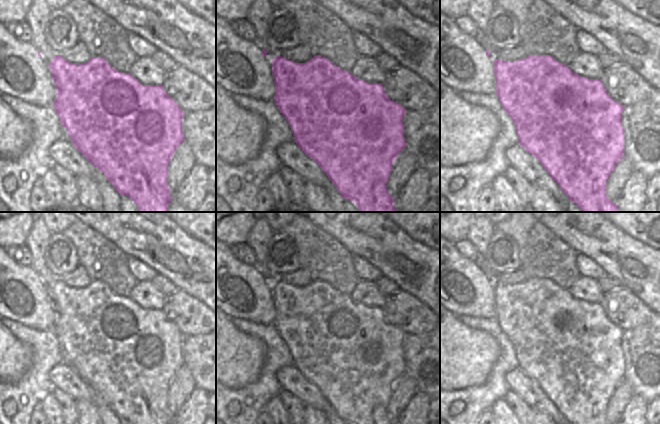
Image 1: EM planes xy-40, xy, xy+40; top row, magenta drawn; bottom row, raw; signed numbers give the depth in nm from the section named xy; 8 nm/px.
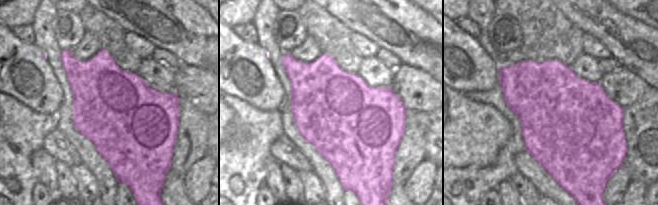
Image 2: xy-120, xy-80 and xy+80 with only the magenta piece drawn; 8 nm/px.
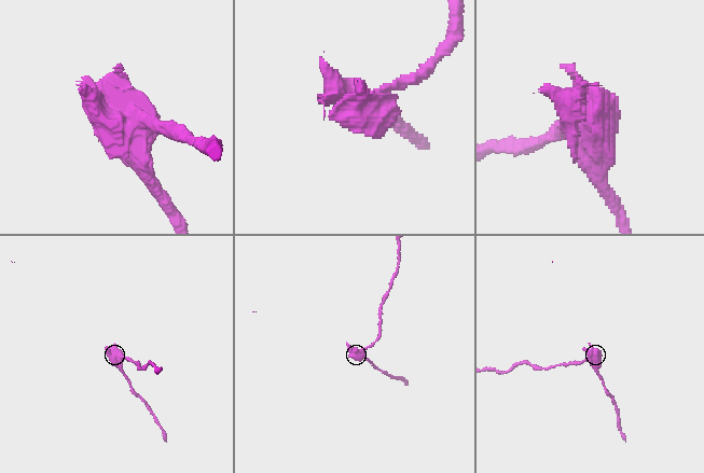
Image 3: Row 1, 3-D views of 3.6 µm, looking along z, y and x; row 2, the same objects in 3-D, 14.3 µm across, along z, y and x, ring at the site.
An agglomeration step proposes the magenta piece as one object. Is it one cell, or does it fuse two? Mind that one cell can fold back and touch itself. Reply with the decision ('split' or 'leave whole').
split

